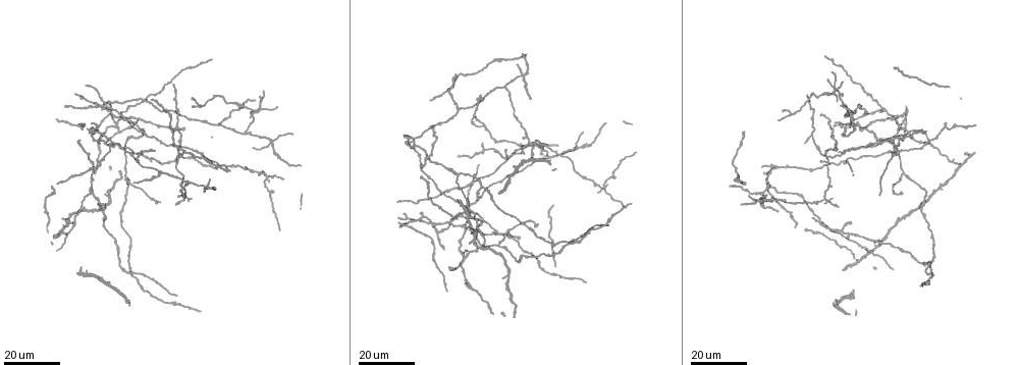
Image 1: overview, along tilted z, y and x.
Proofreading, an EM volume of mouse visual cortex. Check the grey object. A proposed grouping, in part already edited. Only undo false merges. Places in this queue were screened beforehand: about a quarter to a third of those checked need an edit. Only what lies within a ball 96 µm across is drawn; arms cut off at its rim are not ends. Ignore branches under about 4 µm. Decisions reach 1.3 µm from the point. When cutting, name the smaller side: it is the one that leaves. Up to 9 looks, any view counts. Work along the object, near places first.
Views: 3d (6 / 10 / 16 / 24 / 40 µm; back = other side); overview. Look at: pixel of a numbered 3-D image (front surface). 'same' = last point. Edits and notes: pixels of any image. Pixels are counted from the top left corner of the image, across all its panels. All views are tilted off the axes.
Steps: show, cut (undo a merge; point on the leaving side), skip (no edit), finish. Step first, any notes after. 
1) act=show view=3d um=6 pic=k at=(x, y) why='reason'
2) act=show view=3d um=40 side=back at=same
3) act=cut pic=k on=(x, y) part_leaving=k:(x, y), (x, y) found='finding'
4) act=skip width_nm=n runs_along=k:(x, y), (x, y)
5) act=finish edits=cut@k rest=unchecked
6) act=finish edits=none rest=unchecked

act=show view=3d um=16 pic=1 at=(126, 175) why='branch point'

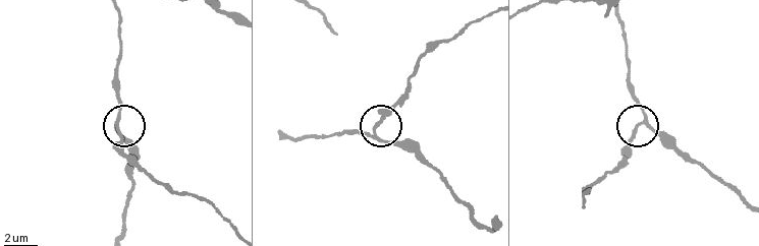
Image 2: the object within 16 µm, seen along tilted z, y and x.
act=show view=3d um=10 pic=2 at=(375, 135)

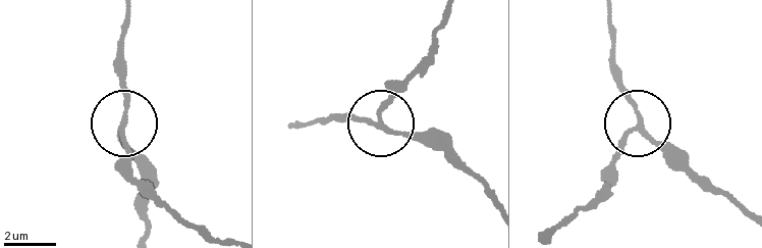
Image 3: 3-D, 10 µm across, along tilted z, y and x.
act=skip arms=3 found='continuous, no second cell'

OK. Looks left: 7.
act=show view=3d um=16 pic=1 at=(147, 123)

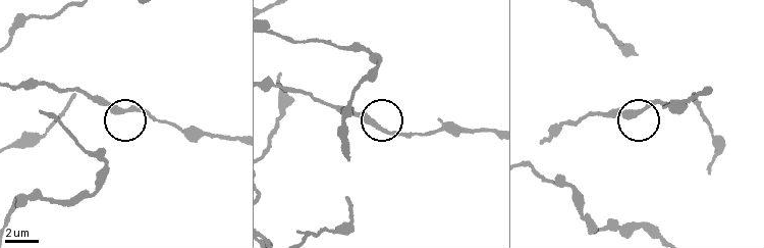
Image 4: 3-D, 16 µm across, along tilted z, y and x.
act=show view=3d um=10 pic=4 at=(378, 128) why='closer look'

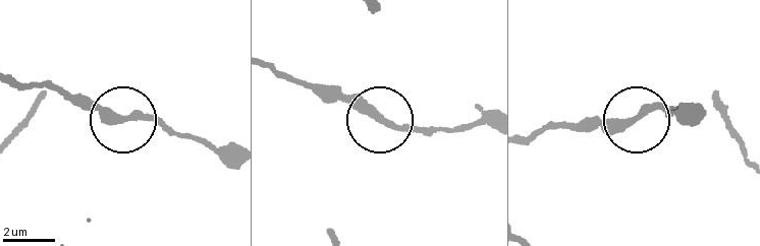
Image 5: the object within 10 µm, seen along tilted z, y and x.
act=skip side_arm_um=17 runs_along=5:(11, 78), (171, 128) found='one cell here'

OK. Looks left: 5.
act=show view=3d um=24 pic=1 at=(116, 117) why='arms part here'

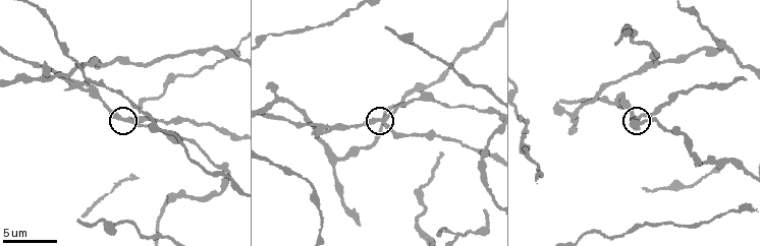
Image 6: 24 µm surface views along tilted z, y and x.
act=show view=3d um=10 pic=6 at=(385, 122) why='closer look'

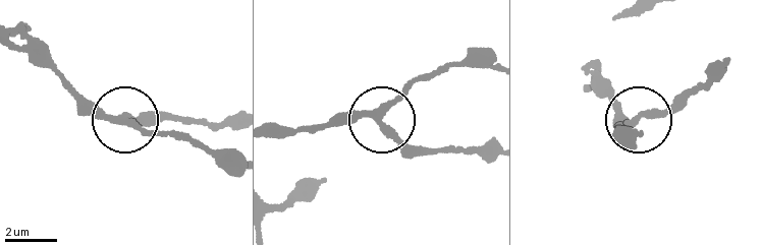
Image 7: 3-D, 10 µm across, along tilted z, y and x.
act=skip found='continuous, no second cell'

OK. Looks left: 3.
act=show view=3d um=10 pic=6 at=(335, 164)

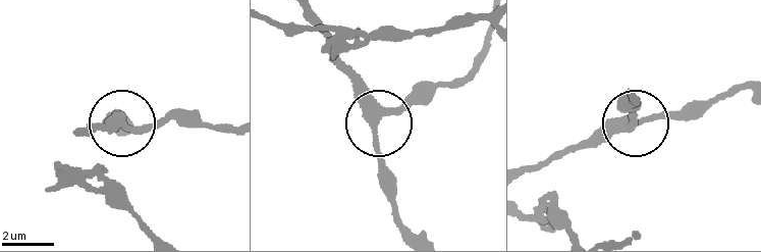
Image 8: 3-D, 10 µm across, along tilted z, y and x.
act=show view=3d um=6 pic=8 at=(371, 124)

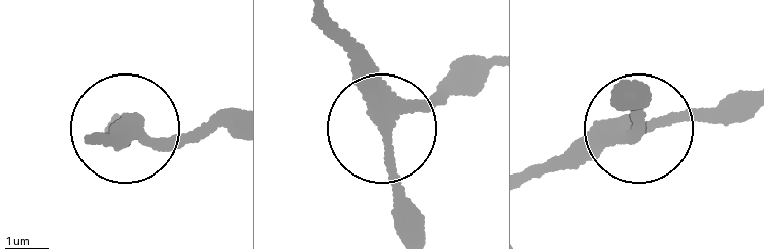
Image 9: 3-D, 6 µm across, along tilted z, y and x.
act=skip width_nm=300 found='one cell here'

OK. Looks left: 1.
act=show view=3d um=10 pic=6 at=(278, 98) why='branch point'

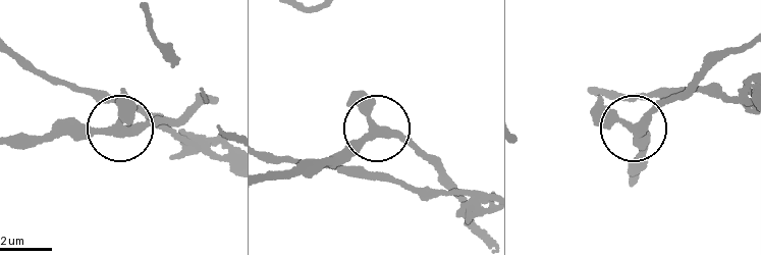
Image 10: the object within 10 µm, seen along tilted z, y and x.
act=skip side_arm_um=12 arms=3 found='all the same cell'

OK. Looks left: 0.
act=finish edits=none rest=unchecked

